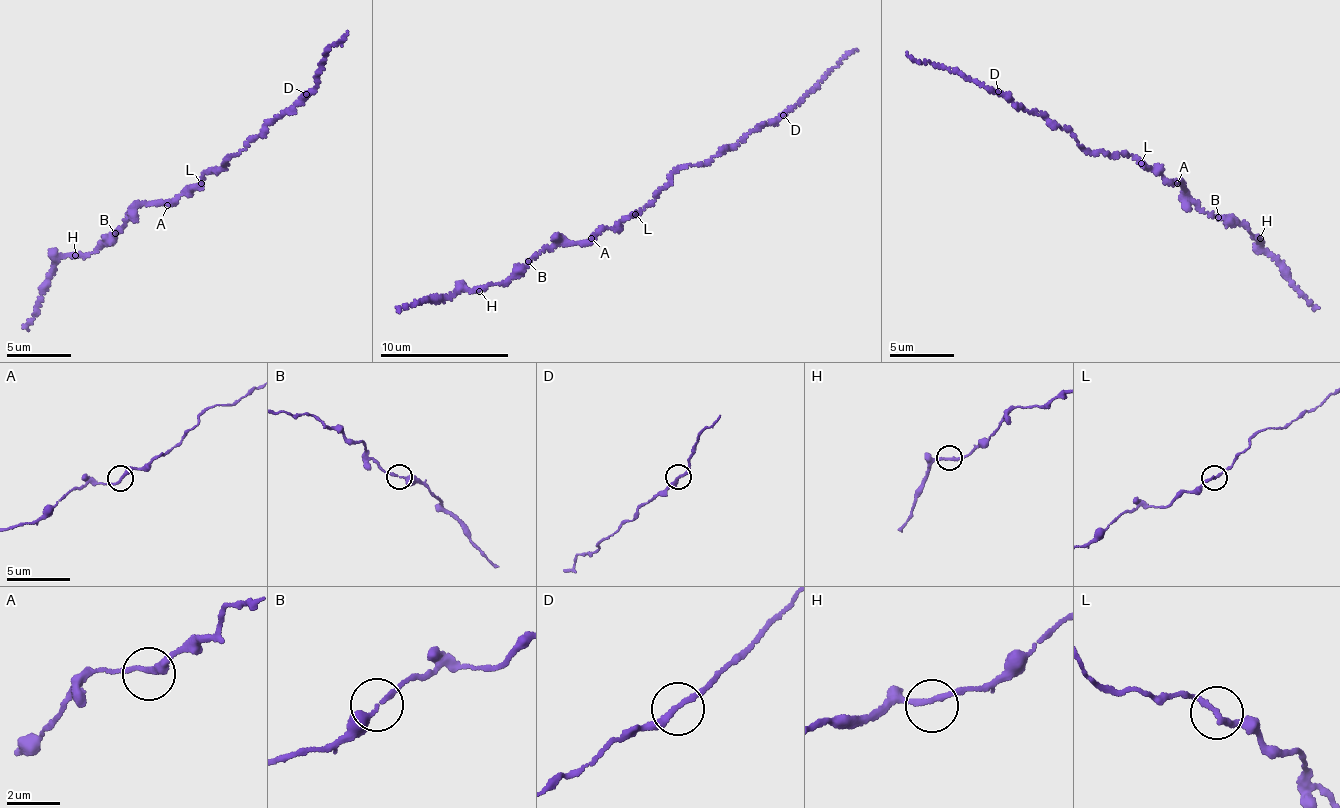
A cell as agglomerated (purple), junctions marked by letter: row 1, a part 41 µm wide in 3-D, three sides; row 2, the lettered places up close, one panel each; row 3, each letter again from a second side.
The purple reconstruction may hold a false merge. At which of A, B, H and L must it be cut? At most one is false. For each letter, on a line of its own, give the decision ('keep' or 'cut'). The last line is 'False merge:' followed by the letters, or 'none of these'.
A: keep
B: keep
H: keep
L: cut
False merge: L

